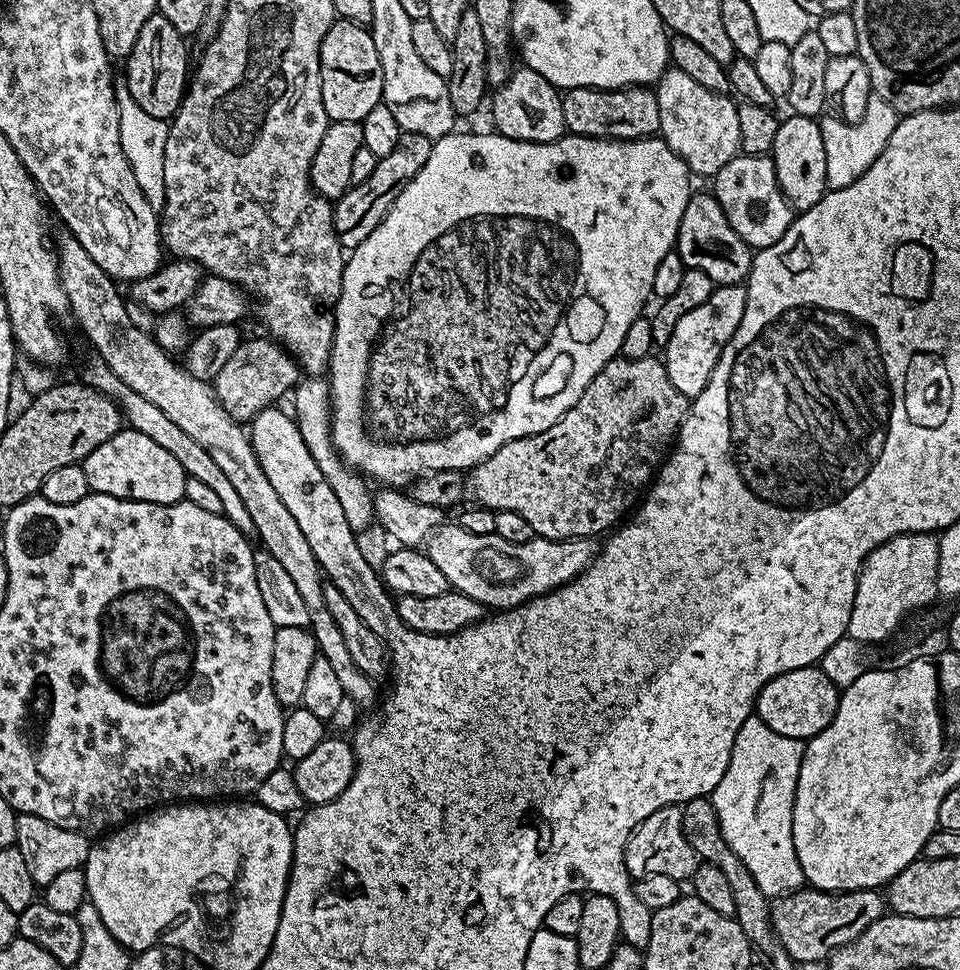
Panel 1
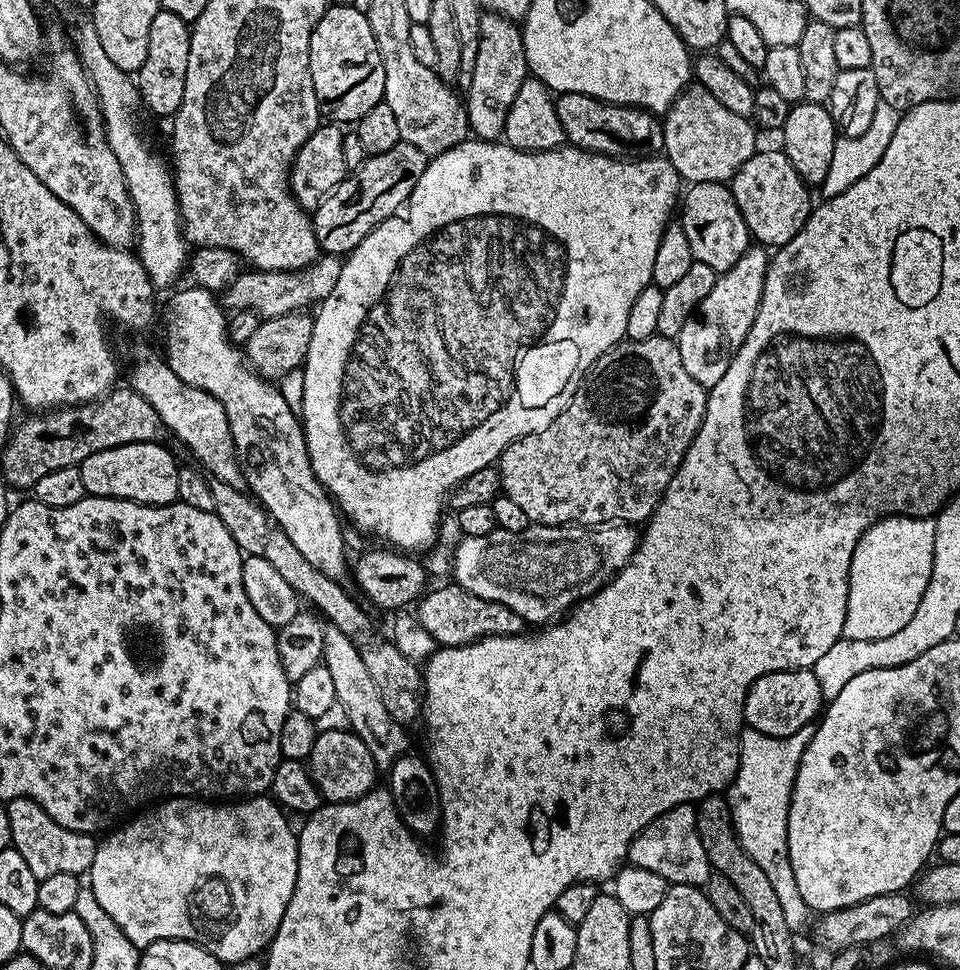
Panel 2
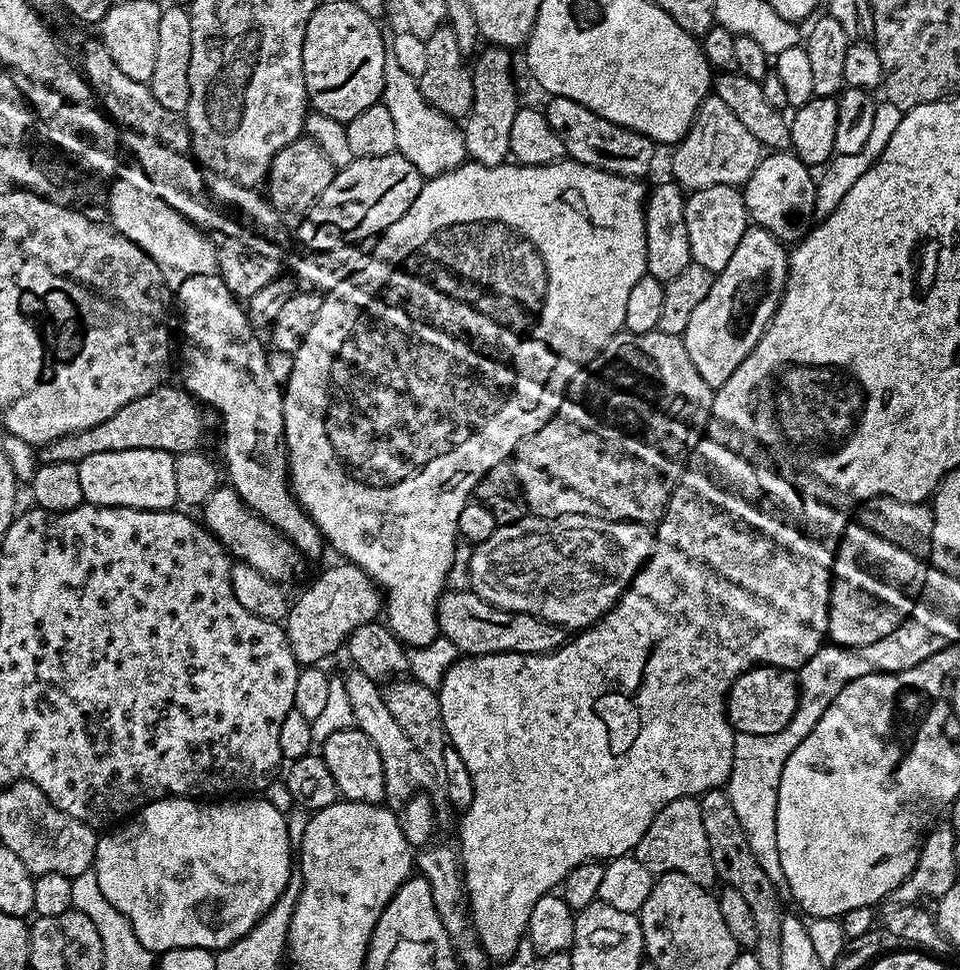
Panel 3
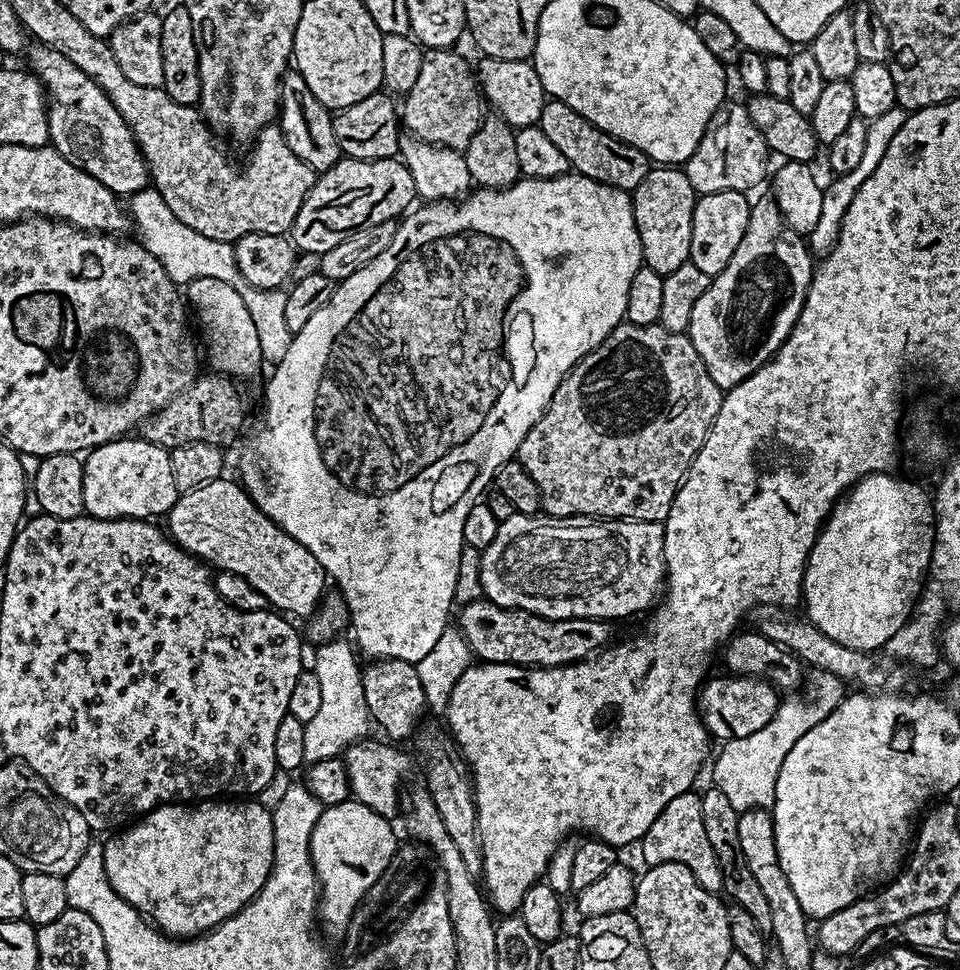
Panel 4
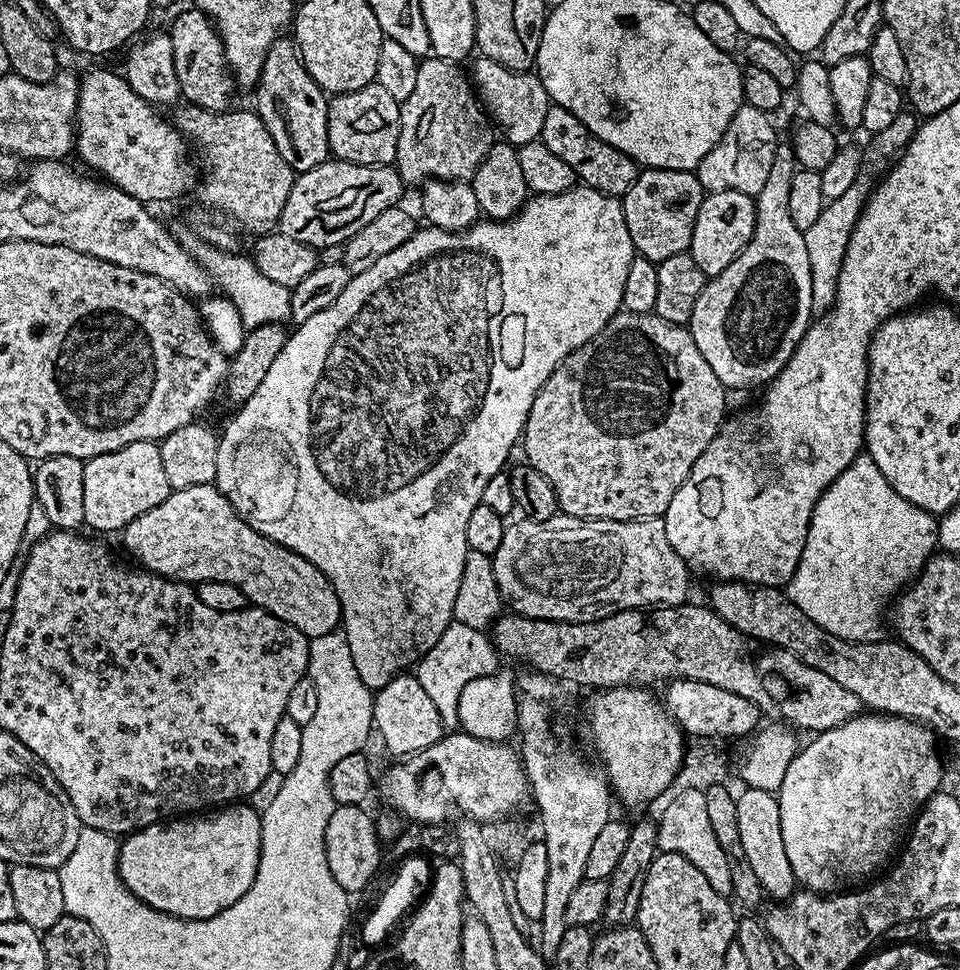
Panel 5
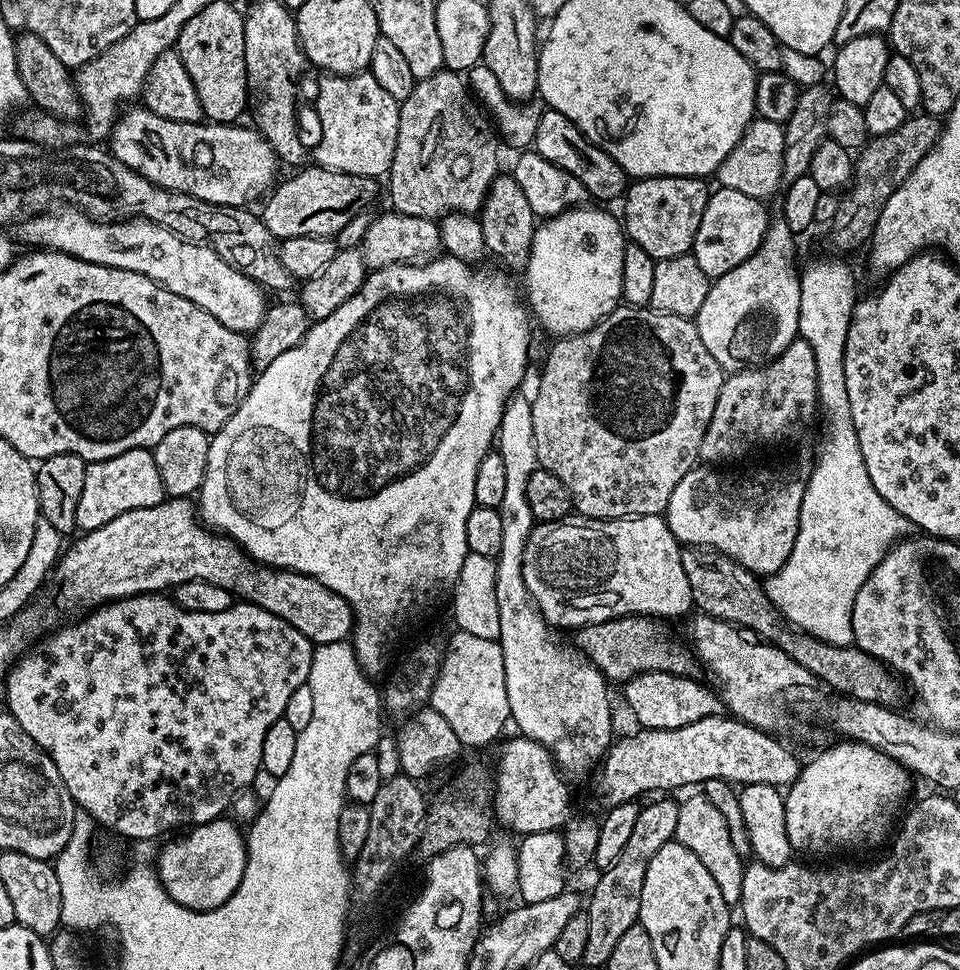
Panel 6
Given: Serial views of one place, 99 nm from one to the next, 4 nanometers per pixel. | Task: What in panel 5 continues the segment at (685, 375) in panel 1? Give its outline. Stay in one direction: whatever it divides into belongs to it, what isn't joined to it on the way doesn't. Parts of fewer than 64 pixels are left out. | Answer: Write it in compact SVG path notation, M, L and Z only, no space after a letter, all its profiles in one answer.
M777 143L774 162L770 165L766 182L754 197L756 221L750 242L746 242L742 254L738 254L738 258L734 258L734 262L730 262L722 274L711 277L705 283L702 294L698 294L698 302L694 302L694 314L690 321L694 346L702 350L702 358L710 362L710 370L718 374L718 382L722 382L728 390L752 388L755 384L767 385L784 369L804 336L804 331L814 319L806 238L798 226L794 226L794 218L790 218L790 186L797 170L796 155L791 143Z

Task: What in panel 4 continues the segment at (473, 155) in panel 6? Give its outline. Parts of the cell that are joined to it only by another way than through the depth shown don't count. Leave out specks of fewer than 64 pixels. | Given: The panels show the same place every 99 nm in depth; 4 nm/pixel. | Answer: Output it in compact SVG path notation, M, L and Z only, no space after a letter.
M429 48L425 51L422 71L403 100L403 127L417 140L443 148L465 148L470 138L474 138L482 119L482 93L477 83L477 73L473 65L468 65L452 48Z

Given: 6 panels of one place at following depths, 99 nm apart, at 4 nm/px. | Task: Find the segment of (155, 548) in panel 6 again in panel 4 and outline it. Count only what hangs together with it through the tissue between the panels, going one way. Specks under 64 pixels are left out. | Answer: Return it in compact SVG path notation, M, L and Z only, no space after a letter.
M228 479L206 482L179 496L166 517L168 535L178 547L196 559L203 560L213 569L238 574L238 578L246 578L246 582L250 582L250 586L254 586L254 590L258 590L258 594L262 594L275 611L292 618L311 617L319 608L326 592L326 573L321 568L318 558L314 558L314 554L310 554L310 550L306 550L302 542L290 538L286 530L282 530L270 518L266 518L266 514L262 514L262 510L258 510L258 506L248 497L243 484L235 479Z

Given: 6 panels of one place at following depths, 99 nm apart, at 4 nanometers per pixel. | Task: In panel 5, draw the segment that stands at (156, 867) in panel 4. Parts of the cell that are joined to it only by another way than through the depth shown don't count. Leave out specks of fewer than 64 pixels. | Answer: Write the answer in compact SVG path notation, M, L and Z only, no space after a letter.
M236 802L231 806L220 806L215 810L205 811L203 814L188 814L183 818L172 818L167 822L151 824L140 829L139 832L127 833L120 840L120 853L118 854L118 870L120 871L122 882L138 899L146 902L146 906L150 906L154 910L176 916L180 920L205 920L210 918L214 914L234 906L234 902L238 902L238 898L242 898L242 894L246 894L246 890L250 890L250 886L258 874L258 862L260 861L260 851L262 850L260 817L261 813L256 812L248 802Z

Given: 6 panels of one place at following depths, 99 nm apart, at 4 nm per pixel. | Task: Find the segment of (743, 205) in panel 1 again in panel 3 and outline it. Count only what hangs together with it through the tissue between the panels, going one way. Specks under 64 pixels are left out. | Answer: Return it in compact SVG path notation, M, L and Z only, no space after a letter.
M772 150L761 155L754 174L742 185L748 219L755 227L765 228L785 242L799 242L813 227L816 216L817 177L791 151Z

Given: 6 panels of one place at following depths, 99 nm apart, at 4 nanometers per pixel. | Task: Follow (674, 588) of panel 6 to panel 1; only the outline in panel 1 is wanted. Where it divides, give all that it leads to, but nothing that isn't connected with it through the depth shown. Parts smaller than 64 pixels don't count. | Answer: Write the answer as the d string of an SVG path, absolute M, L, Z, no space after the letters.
M445 522L440 527L429 533L426 539L426 551L430 562L446 574L449 585L455 591L474 598L488 610L507 610L516 608L535 596L544 596L564 584L576 579L589 564L592 563L598 548L591 539L577 538L575 540L546 540L533 538L530 542L506 542L506 538L497 536L483 536L470 534L462 530L459 523Z

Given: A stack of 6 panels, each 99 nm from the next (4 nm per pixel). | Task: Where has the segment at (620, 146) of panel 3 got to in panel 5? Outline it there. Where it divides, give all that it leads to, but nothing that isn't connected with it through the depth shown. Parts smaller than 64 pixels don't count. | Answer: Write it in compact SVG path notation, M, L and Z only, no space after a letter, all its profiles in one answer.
M552 104L546 111L539 141L546 146L546 150L551 150L557 158L562 158L562 162L566 162L570 170L574 170L577 181L585 188L593 188L607 196L623 198L637 178L636 161L622 154L622 150L614 150L610 142L602 142L602 138L590 134L590 130L586 130L586 126L582 126L582 122L578 122L578 118L570 114L570 110L557 104Z

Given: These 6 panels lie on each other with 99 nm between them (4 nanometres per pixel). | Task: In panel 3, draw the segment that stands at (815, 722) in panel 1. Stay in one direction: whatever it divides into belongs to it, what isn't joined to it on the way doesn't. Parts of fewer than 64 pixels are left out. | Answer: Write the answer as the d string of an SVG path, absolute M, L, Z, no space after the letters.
M760 665L744 672L733 682L728 691L727 710L728 720L733 731L738 734L776 734L785 729L799 700L799 677L795 671L786 668Z

